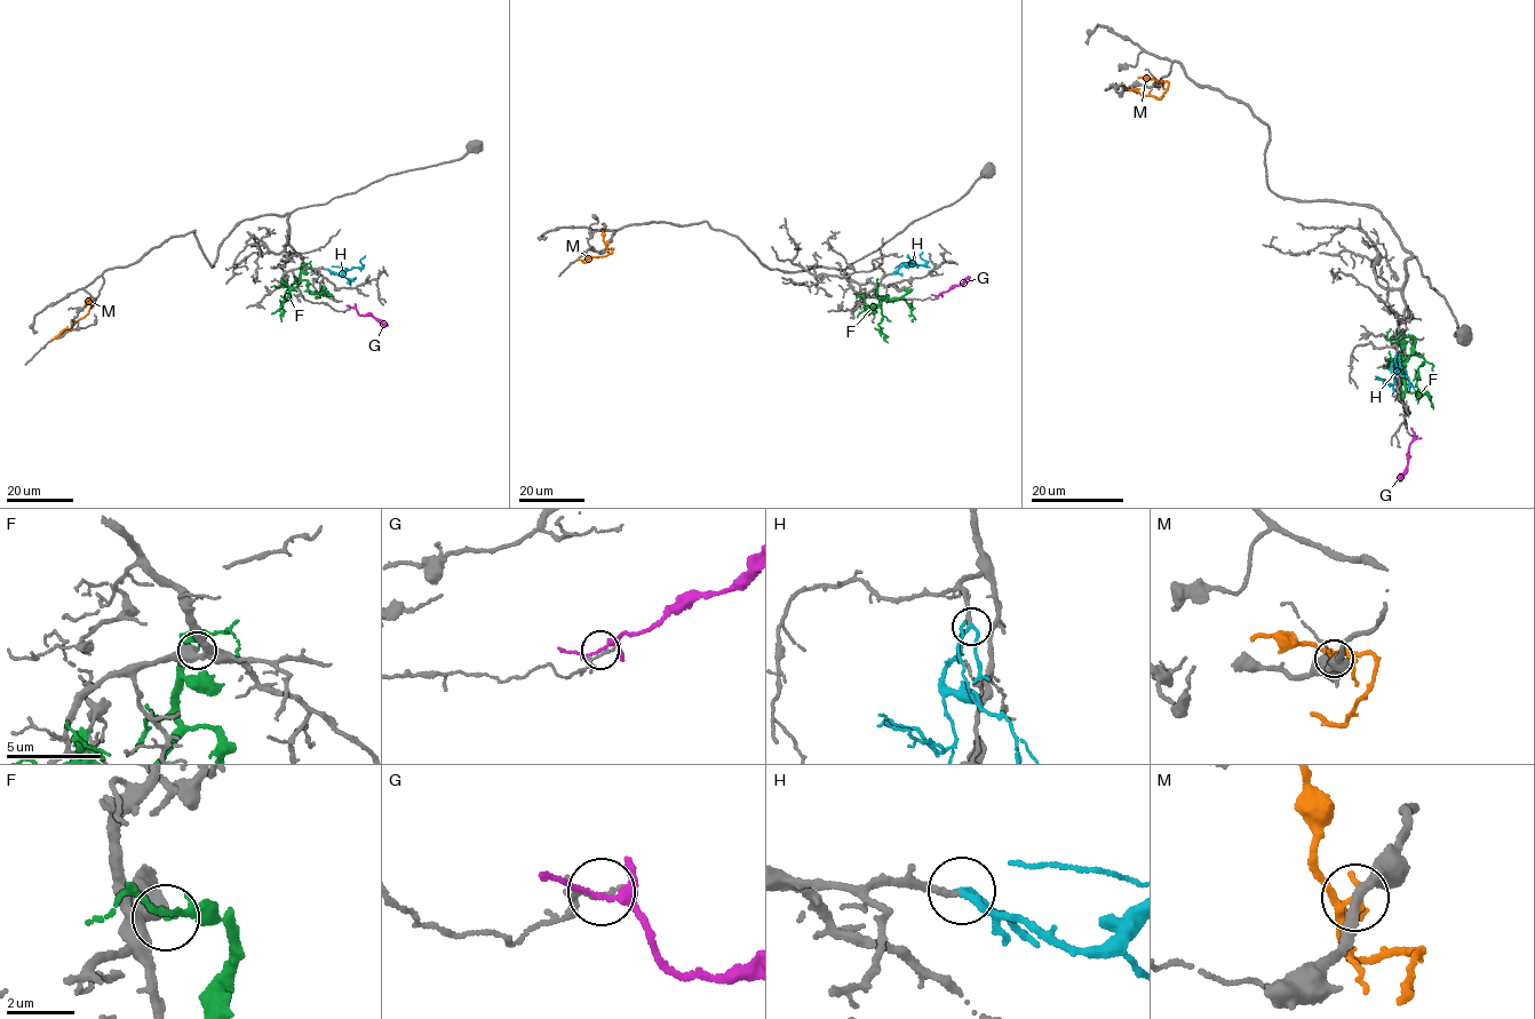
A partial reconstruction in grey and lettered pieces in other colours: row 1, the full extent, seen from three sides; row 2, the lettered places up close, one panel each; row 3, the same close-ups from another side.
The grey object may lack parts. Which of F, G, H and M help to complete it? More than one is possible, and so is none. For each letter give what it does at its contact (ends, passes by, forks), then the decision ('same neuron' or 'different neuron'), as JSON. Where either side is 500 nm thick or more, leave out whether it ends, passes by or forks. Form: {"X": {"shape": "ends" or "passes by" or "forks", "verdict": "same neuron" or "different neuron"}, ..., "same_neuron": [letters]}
{"F": {"shape": "passes by", "verdict": "different neuron"}, "G": {"shape": "forks", "verdict": "different neuron"}, "H": {"shape": "passes by", "verdict": "same neuron"}, "M": {"shape": "passes by", "verdict": "different neuron"}, "same_neuron": ["H"]}

